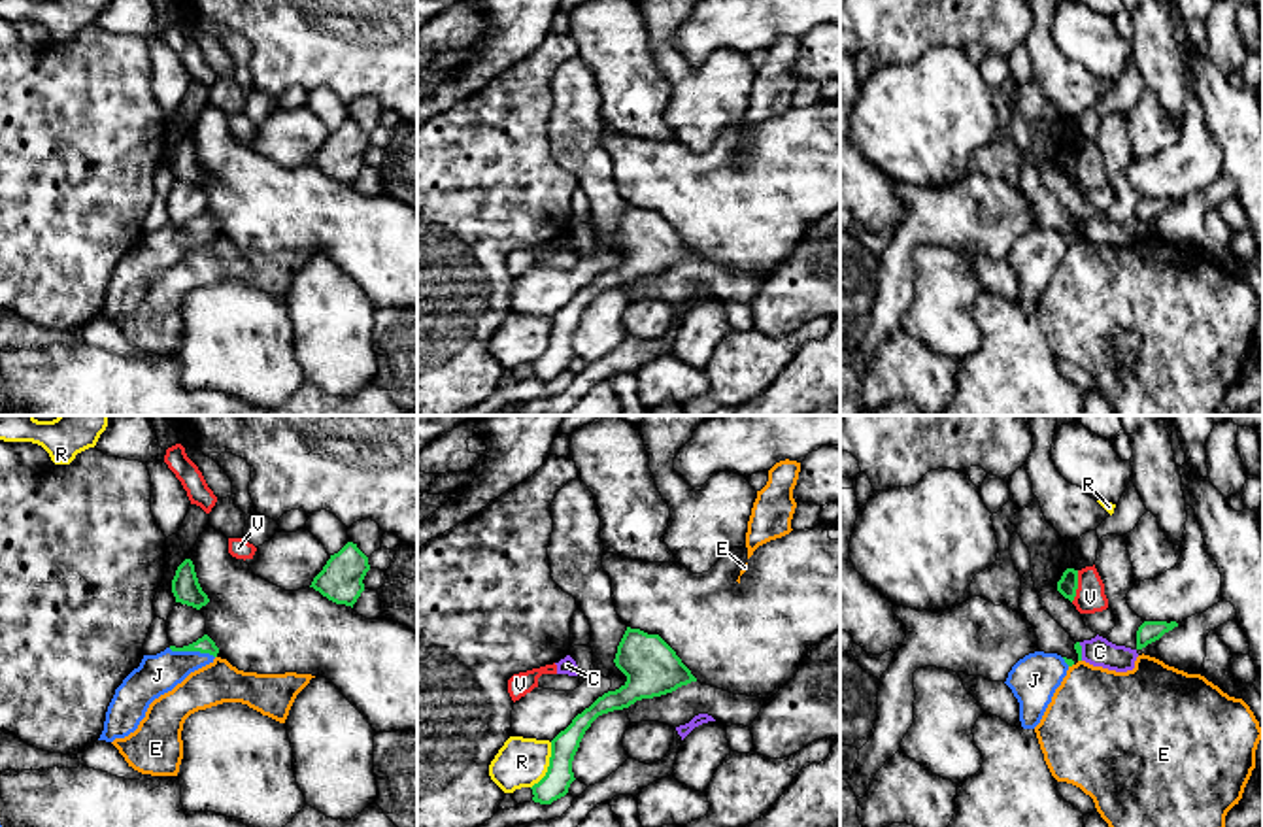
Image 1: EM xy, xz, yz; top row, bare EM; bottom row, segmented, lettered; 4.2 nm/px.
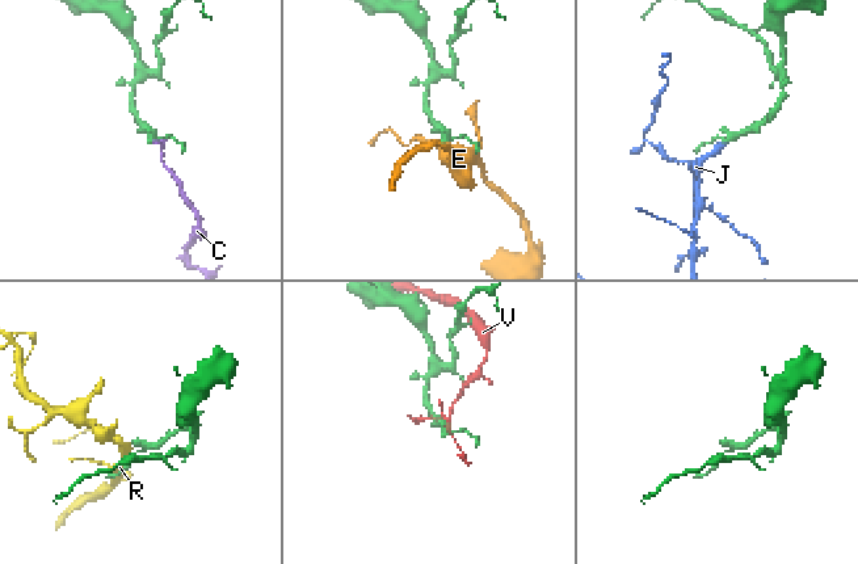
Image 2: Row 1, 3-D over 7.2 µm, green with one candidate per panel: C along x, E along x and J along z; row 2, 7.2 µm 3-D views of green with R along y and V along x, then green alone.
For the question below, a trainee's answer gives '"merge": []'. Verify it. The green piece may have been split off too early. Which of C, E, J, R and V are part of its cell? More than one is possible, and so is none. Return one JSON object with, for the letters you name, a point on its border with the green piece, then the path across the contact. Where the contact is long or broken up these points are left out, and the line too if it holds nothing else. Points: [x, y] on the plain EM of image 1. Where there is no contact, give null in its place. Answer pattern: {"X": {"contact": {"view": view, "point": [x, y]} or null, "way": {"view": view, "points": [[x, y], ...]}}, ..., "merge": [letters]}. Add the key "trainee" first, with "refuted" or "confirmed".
{"trainee": "refuted", "J": {"contact": {"view": "xy", "point": [191, 227]}, "way": {"view": "xy", "points": [[204, 221], [191, 227], [178, 240], [157, 252]]}}, "merge": ["J"]}

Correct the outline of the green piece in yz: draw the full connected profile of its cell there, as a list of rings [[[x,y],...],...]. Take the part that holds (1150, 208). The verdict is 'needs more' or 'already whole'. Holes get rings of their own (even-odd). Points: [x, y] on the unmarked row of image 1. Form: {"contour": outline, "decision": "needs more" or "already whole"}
{"contour": [[[1144,198],[1137,208],[1137,227],[1146,225],[1148,221],[1159,217],[1165,210],[1178,204],[1176,198]]], "decision": "already whole"}

